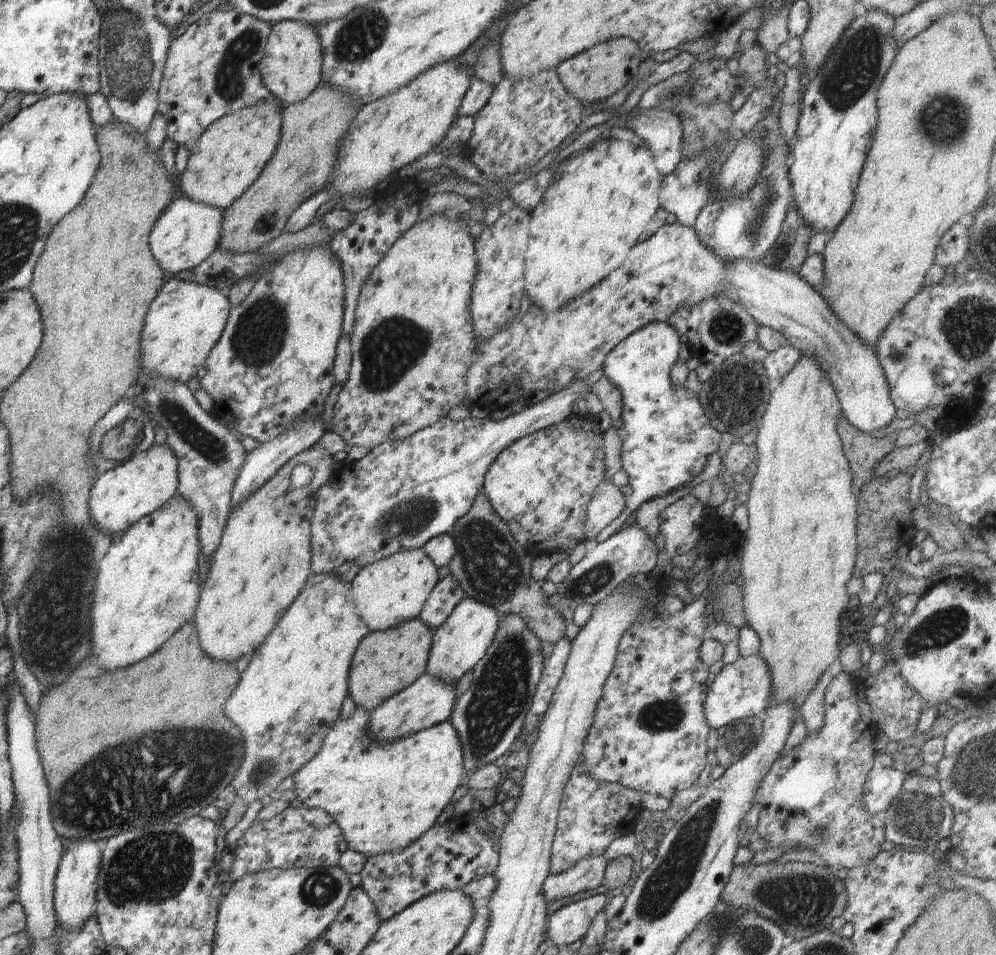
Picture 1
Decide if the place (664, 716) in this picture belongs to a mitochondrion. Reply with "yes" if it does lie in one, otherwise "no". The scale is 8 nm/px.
yes

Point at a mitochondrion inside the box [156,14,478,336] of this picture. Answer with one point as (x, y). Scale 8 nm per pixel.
(230, 76)

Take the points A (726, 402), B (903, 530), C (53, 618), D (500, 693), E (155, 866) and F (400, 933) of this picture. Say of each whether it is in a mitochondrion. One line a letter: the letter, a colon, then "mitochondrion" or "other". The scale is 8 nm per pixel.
A: mitochondrion
B: other
C: mitochondrion
D: mitochondrion
E: mitochondrion
F: other

